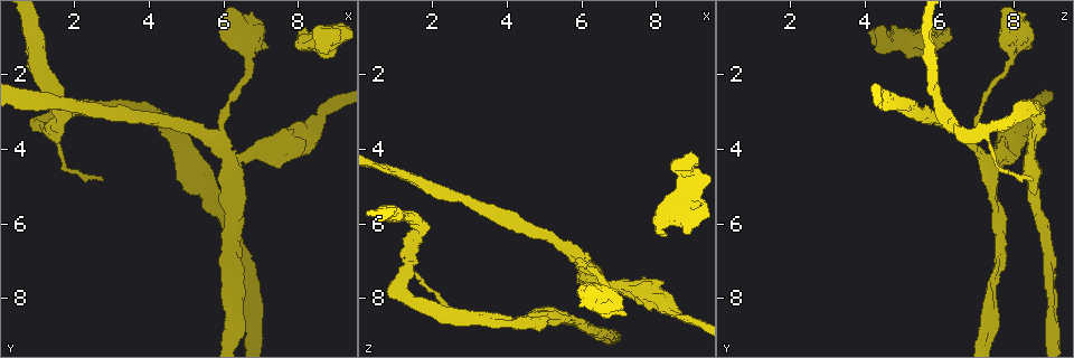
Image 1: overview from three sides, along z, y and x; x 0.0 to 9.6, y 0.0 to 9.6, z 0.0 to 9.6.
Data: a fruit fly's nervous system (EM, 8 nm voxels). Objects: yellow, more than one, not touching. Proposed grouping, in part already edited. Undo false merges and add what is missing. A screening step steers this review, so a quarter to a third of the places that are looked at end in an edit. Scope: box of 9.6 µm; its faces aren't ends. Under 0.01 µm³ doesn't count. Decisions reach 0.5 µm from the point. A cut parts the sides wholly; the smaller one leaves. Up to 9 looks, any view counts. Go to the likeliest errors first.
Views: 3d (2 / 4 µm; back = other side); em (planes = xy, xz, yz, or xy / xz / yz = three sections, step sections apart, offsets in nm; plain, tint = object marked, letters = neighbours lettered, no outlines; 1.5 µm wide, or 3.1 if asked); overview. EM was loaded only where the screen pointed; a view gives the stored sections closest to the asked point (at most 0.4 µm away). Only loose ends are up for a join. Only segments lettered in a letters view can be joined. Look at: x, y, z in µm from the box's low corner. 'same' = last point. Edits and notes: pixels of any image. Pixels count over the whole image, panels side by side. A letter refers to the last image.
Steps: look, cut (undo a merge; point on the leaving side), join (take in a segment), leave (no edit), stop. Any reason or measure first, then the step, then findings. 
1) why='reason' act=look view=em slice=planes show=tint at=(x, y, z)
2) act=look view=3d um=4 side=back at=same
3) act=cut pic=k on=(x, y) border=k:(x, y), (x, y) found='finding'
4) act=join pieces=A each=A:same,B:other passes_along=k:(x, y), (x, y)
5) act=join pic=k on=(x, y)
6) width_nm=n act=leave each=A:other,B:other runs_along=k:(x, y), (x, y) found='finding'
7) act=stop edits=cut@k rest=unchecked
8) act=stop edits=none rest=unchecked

why='branch stops here' act=look view=em slice=planes show=letters at=(8.15, 0.75, 6.25)

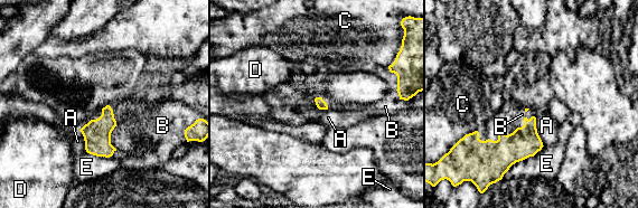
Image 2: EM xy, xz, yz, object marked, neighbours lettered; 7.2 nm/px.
act=join pieces=B each=A:other,B:same,C:other,D:other,E:other found='it goes on there'

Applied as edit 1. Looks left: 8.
why='redraw' act=look view=overview

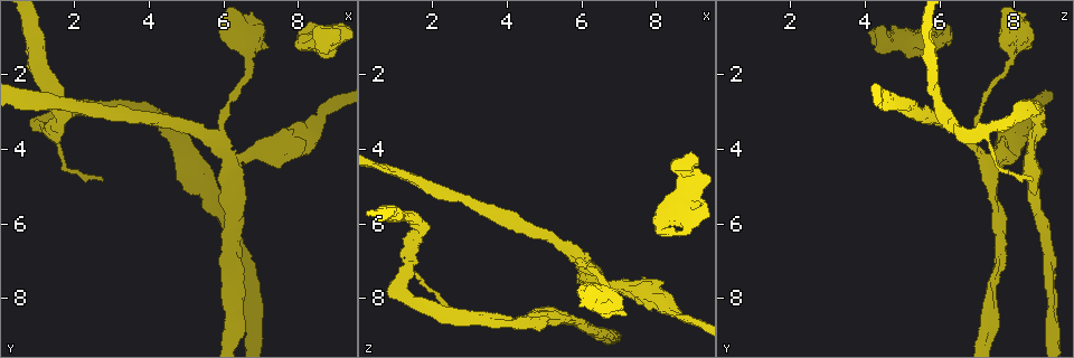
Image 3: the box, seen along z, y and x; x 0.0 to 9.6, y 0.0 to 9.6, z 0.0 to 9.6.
why='a fork' act=look view=em slice=xy step=4 show=tint at=(6.65, 1.25, 7.95)

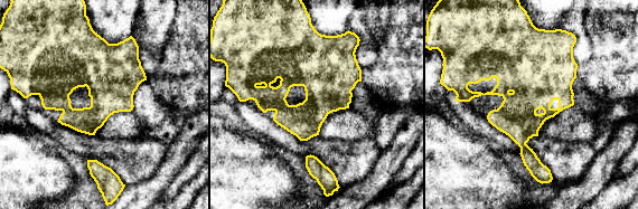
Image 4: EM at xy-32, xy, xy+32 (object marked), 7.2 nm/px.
why='see the neighbours' act=look view=em slice=xy step=4 show=letters at=same

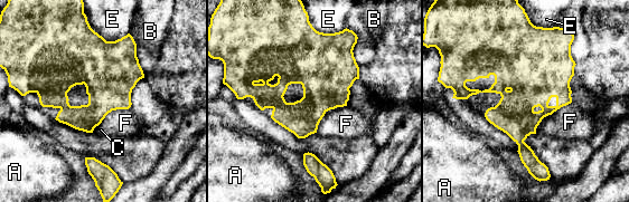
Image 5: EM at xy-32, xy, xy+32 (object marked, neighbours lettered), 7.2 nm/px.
act=leave each=A:other,B:other,C:other,E:other,F:other border=5:(571, 102), (546, 115), (535, 133) found='continuous, no second cell'

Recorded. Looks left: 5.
why='four arms meet' act=look view=3d um=4 at=(6.25, 4.30, 7.15)

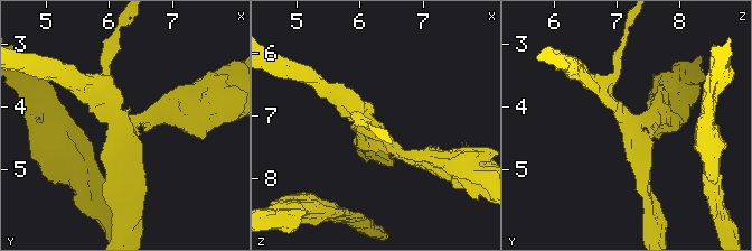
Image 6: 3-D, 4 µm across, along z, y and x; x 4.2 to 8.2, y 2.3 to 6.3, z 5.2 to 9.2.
arms=4 why='need the tissue' act=look view=em slice=planes show=letters at=(6.25, 4.30, 7.20)

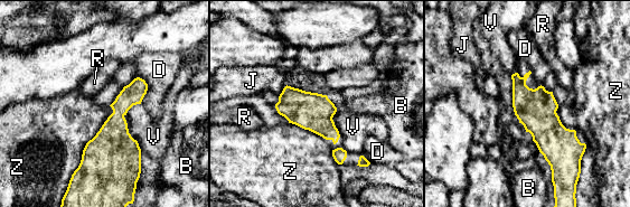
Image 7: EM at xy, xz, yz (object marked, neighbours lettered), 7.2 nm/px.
act=leave each=B:other,D:other,J:other,R:other,V:other,Z:other runs_along=7:(515, 76), (555, 142), (555, 170) found='all the same cell'

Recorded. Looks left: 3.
why='calibre changes' act=look view=em slice=planes show=letters at=(8.60, 3.10, 8.45)

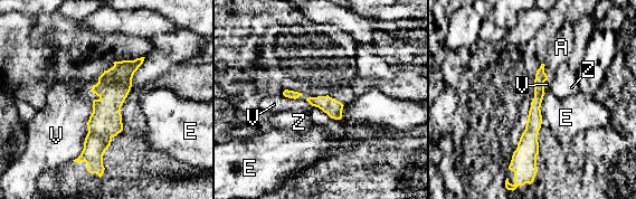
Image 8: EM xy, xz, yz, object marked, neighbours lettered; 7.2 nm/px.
act=leave each=A:other,E:other,V:other,Z:other runs_along=8:(140, 60), (112, 88), (101, 168) found='all the same cell'

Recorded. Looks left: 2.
act=stop edits=join@2 rest=unchecked

